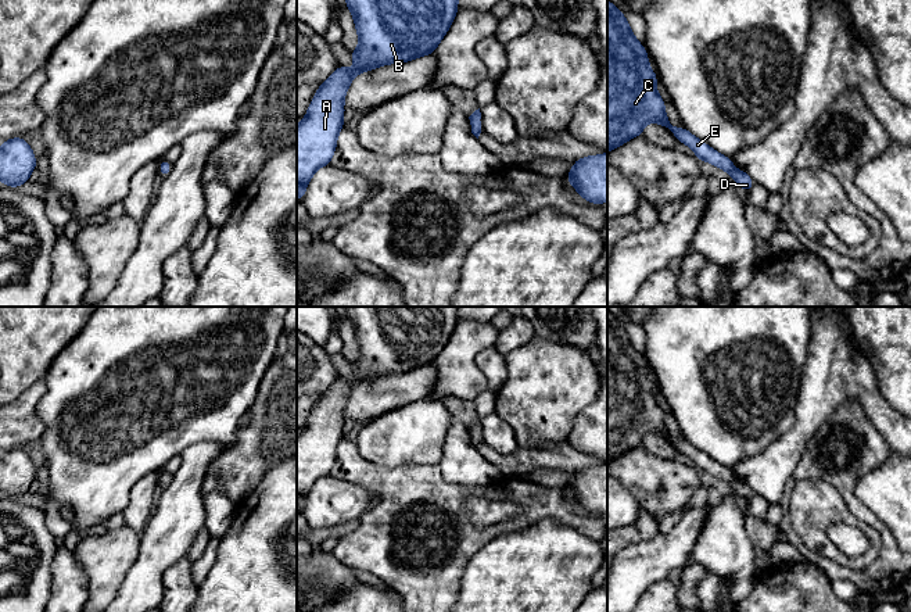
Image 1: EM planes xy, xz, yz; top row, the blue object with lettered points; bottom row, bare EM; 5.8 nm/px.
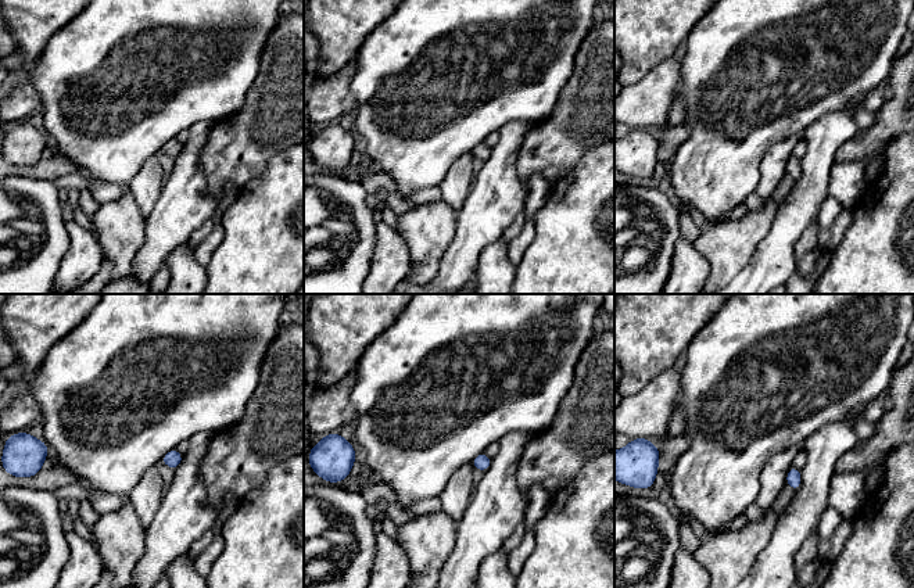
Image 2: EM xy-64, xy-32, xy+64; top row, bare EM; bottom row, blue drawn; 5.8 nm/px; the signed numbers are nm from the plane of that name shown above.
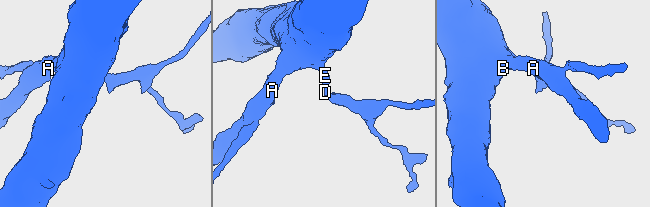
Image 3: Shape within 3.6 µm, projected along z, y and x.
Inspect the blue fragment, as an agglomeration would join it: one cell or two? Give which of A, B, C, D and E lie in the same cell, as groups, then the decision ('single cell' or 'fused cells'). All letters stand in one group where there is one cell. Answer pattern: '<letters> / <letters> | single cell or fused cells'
A B C D E | single cell

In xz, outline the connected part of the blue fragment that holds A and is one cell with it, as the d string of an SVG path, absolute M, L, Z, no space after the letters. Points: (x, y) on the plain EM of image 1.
M345 307L359 358L348 362L355 379L341 376L320 394L297 437L297 511L313 484L330 476L344 439L344 408L355 387L387 375L433 365L458 325L460 307Z

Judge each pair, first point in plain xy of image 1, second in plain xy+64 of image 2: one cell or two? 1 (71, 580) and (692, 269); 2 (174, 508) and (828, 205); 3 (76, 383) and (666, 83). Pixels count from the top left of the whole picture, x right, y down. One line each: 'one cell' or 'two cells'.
1: one cell
2: two cells
3: two cells

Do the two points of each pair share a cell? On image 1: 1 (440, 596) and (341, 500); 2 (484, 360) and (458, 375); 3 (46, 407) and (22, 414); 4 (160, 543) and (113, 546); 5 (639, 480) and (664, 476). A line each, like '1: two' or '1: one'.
1: two
2: two
3: two
4: two
5: one

